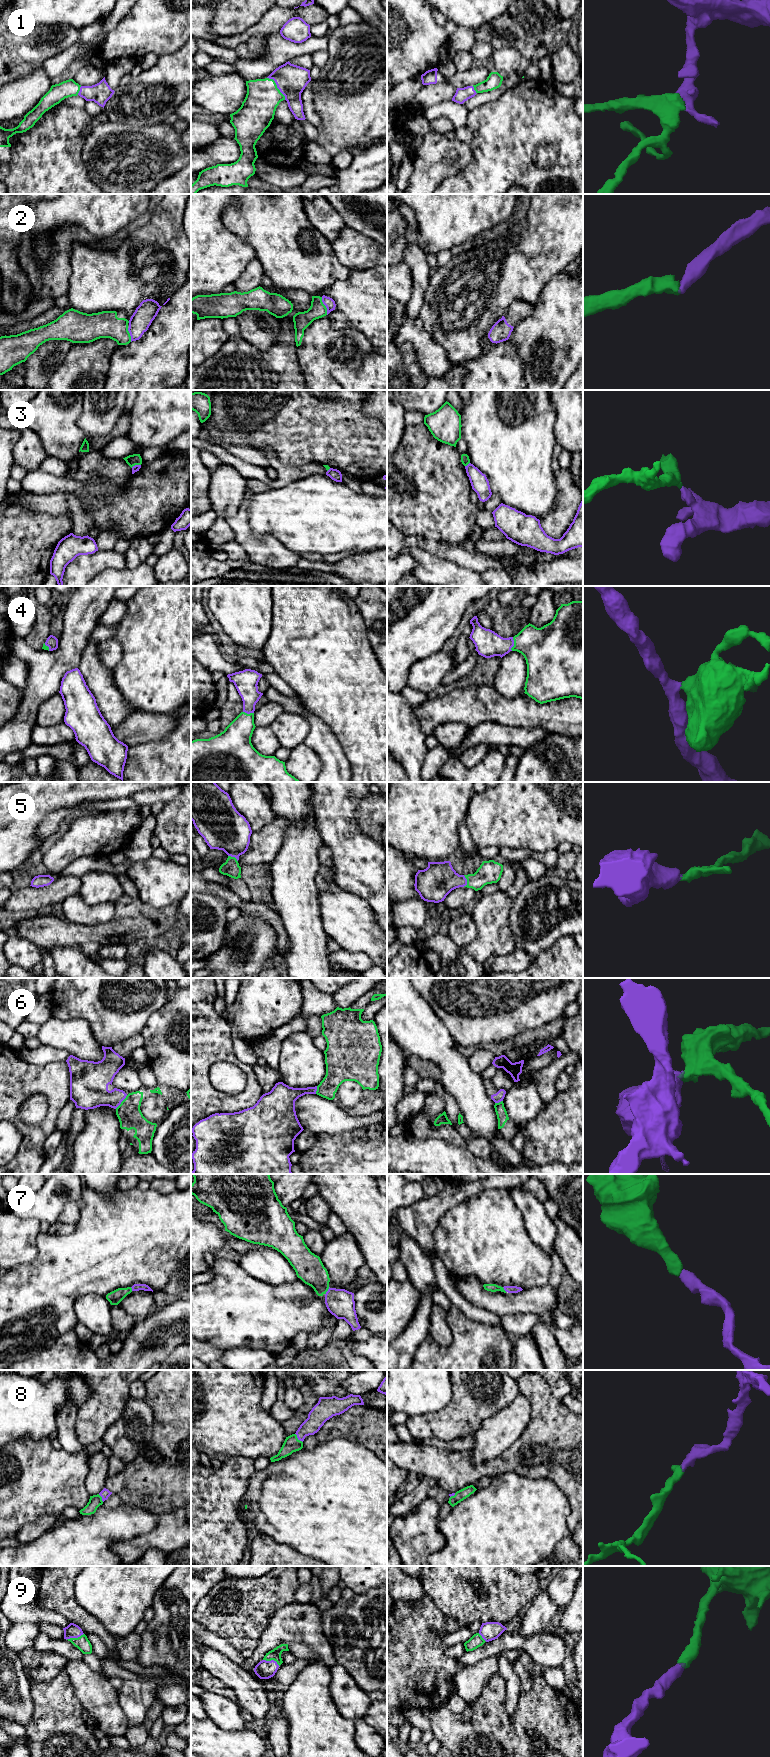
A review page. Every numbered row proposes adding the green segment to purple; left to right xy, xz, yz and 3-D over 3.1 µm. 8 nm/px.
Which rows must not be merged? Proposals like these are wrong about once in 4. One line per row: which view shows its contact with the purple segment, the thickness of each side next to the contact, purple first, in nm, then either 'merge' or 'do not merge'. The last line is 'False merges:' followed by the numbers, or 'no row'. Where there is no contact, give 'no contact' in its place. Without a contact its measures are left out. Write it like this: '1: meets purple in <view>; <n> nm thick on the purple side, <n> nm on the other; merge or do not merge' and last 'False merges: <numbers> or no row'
1: meets purple in xz; 240 nm thick on the purple side, 280 nm on the other; merge
2: meets purple in xz; 80 nm thick on the purple side, 140 nm on the other; merge
3: meets purple in yz; 140 nm thick on the purple side, 70 nm on the other; do not merge
4: meets purple in yz; 220 nm thick on the purple side, 340 nm on the other; merge
5: meets purple in yz; 280 nm thick on the purple side, 180 nm on the other; merge
6: meets purple in xy; 260 nm thick on the purple side, 190 nm on the other; do not merge
7: meets purple in xz; 220 nm thick on the purple side, 220 nm on the other; merge
8: meets purple in xz; 150 nm thick on the purple side, 130 nm on the other; merge
9: meets purple in xy; 110 nm thick on the purple side, 110 nm on the other; merge
False merges: 3, 6

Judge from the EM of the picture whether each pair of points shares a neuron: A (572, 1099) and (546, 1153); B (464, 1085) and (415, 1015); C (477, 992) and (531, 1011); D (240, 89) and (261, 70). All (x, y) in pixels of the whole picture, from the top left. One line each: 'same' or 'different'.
A: same
B: same
C: same
D: different

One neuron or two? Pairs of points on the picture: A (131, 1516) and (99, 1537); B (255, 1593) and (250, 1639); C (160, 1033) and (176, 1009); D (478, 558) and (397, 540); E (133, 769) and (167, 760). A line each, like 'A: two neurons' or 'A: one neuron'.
A: one neuron
B: one neuron
C: one neuron
D: one neuron
E: one neuron

